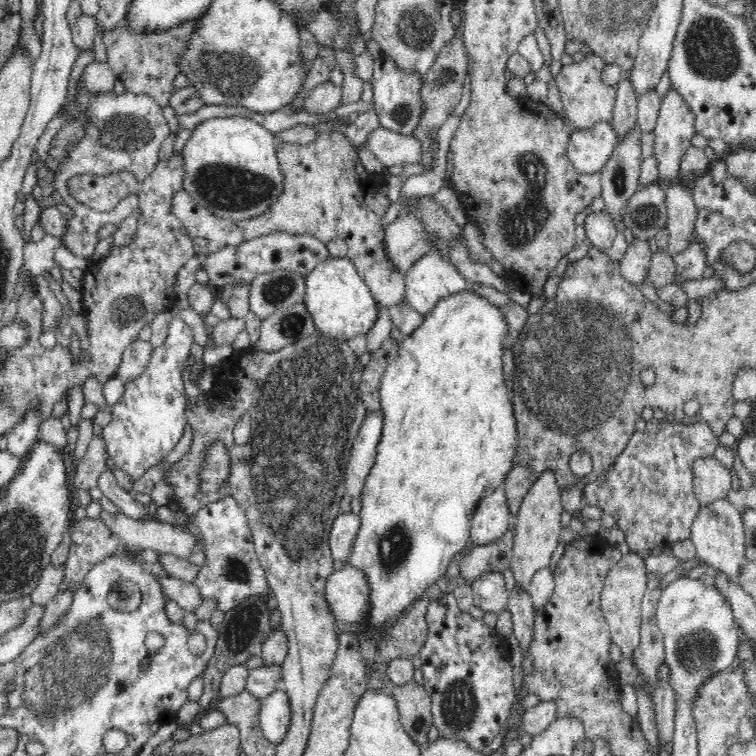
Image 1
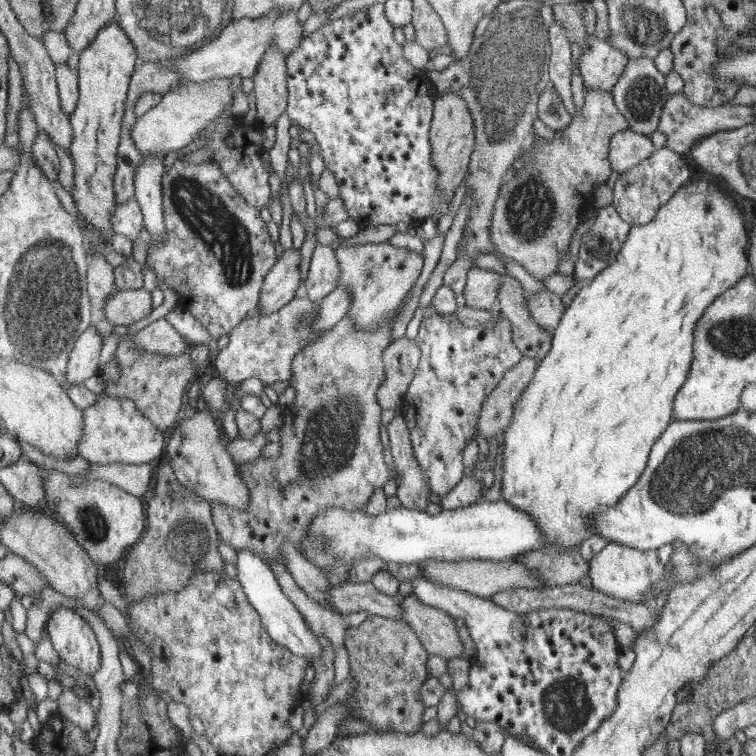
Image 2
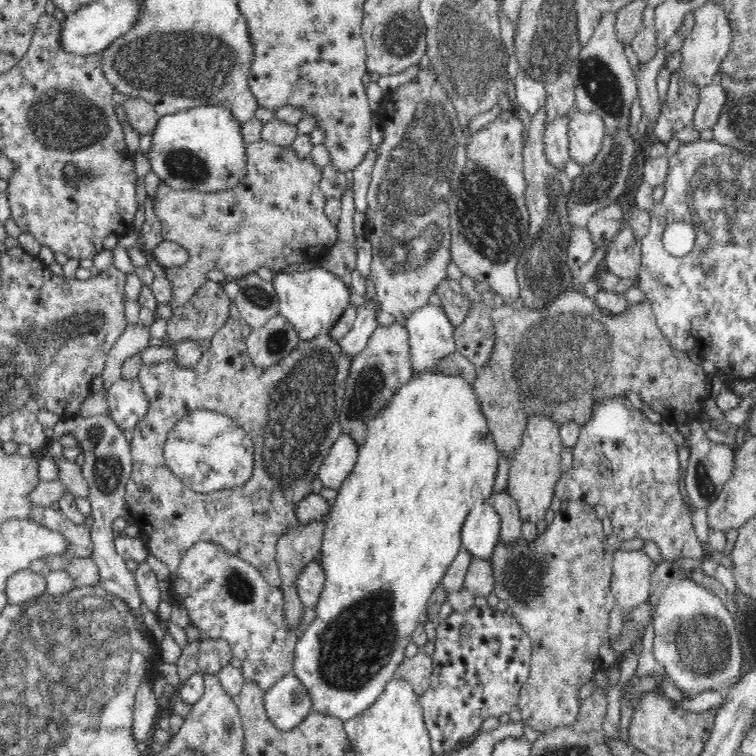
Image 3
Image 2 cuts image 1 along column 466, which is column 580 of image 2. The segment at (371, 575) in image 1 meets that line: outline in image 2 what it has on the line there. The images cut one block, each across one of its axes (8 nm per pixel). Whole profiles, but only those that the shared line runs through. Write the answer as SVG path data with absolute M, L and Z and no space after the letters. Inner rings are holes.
M694 172L692 176L689 177L689 180L685 183L686 186L682 186L656 214L656 217L647 224L631 226L629 233L627 234L627 239L621 244L621 249L619 253L615 256L614 262L610 263L602 272L599 272L596 275L596 278L592 280L592 283L589 286L582 286L580 292L577 294L572 302L565 309L564 316L561 317L560 324L553 330L553 339L551 342L551 349L547 352L547 355L540 361L540 365L537 366L537 370L534 373L533 381L529 384L526 390L521 394L521 397L518 399L516 406L514 407L514 416L513 421L508 426L508 429L504 431L502 435L505 442L504 449L504 477L502 481L502 499L506 499L512 506L515 506L517 509L527 512L536 522L536 526L540 527L540 536L544 538L543 548L555 548L560 549L561 551L566 551L568 549L580 548L584 540L592 535L597 535L594 532L594 526L597 526L597 518L605 515L605 510L613 508L618 501L630 490L630 487L633 484L638 482L640 475L643 473L643 470L646 468L649 454L651 453L652 446L654 446L654 441L658 440L658 437L662 435L668 425L671 424L673 418L673 402L676 393L680 390L680 387L683 385L683 382L686 382L690 367L691 360L694 359L694 327L698 322L698 319L704 314L704 311L710 306L711 302L714 302L719 295L724 295L726 291L733 288L742 278L748 274L749 270L749 254L746 254L746 248L748 248L748 236L746 235L746 226L744 226L744 216L738 208L738 204L730 198L730 196L724 196L720 194L717 189L717 181L713 174L704 174L700 176L700 172Z

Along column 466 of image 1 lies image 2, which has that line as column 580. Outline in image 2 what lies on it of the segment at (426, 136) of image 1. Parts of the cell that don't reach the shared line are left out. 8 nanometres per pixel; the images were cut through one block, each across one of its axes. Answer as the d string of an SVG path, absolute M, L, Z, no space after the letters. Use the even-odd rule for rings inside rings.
M585 9L585 27L587 28L587 44L581 48L579 70L584 90L600 89L610 91L625 72L630 59L621 49L600 40L594 33L594 9Z

